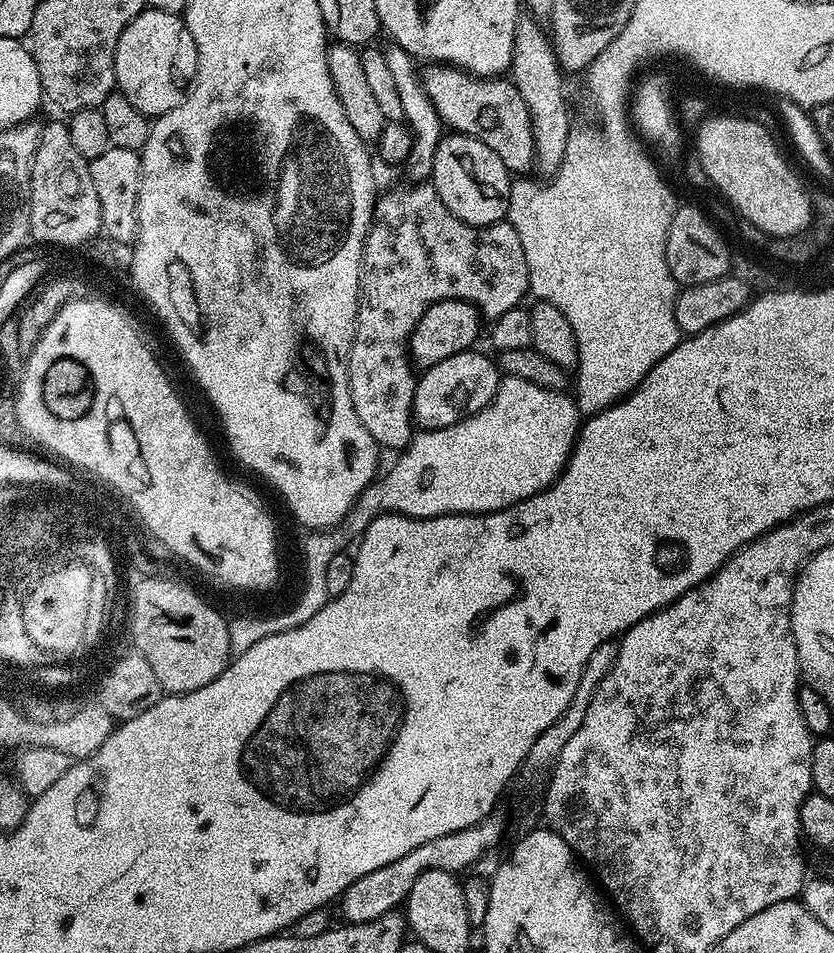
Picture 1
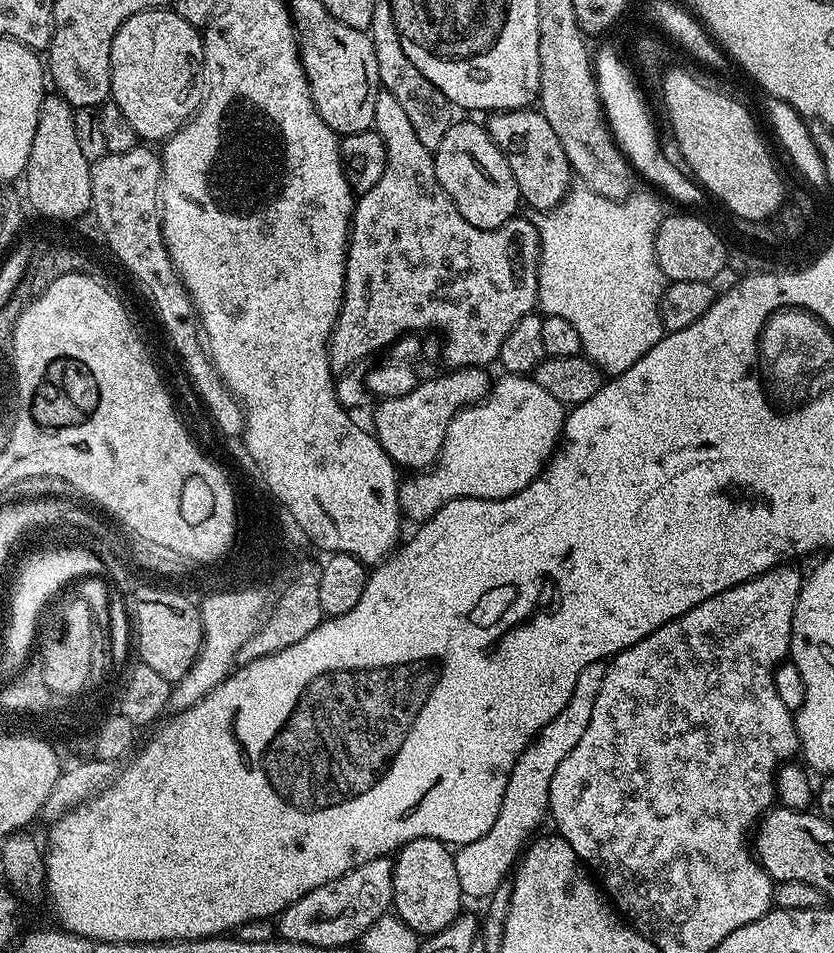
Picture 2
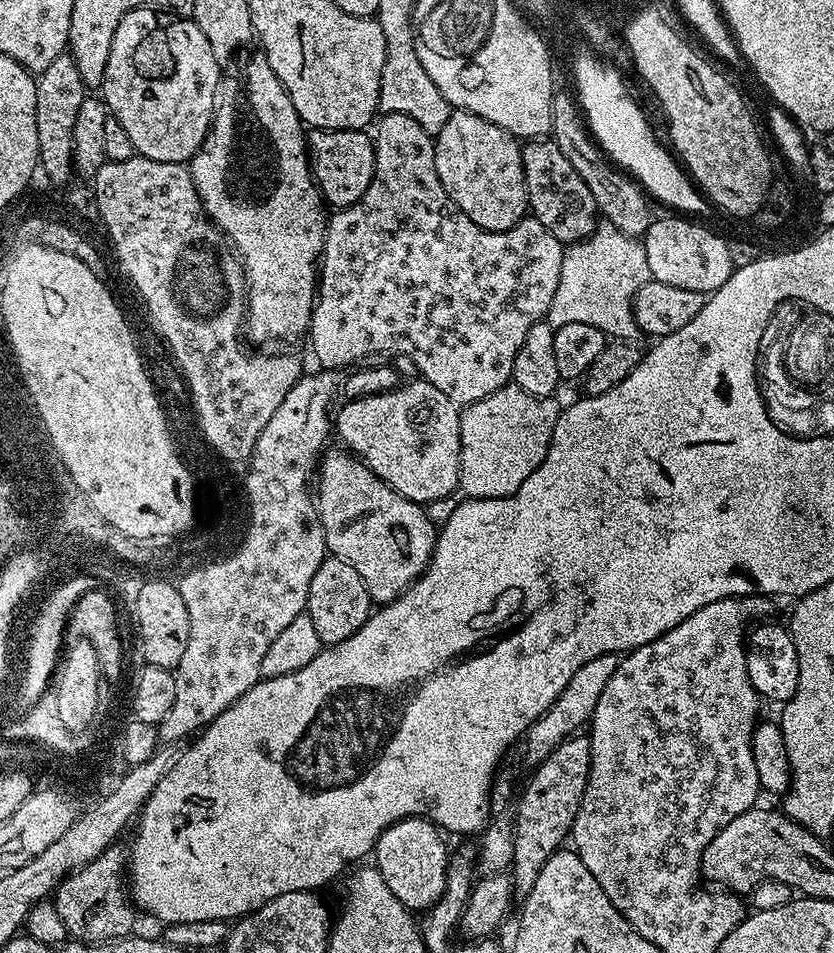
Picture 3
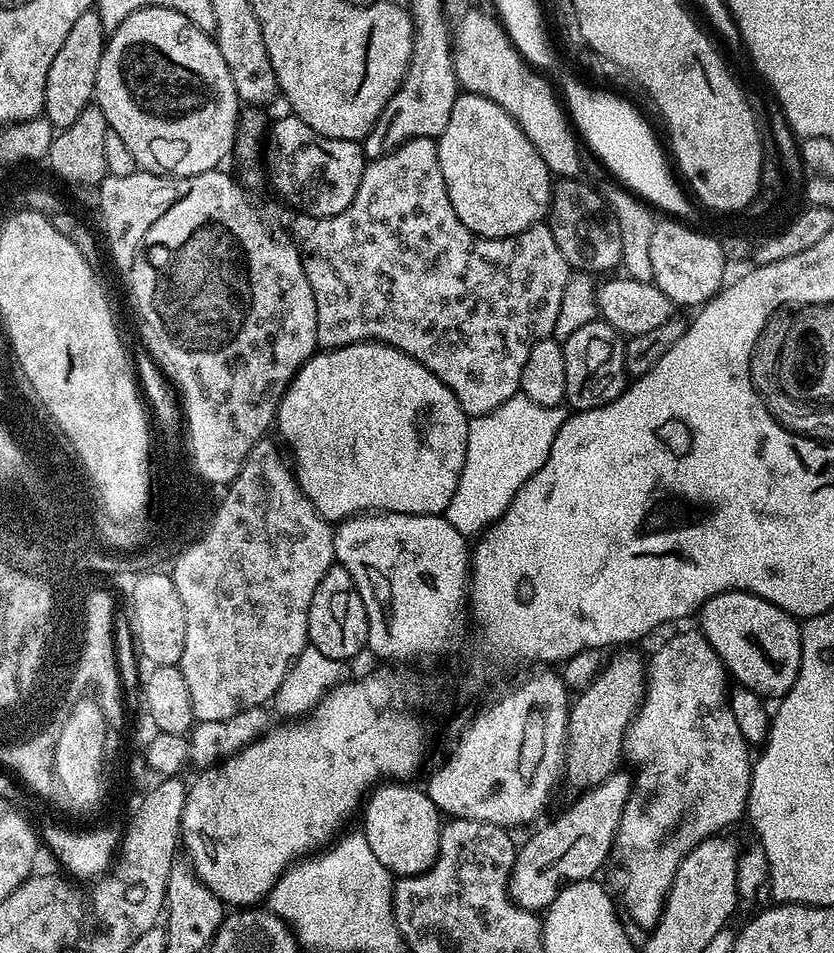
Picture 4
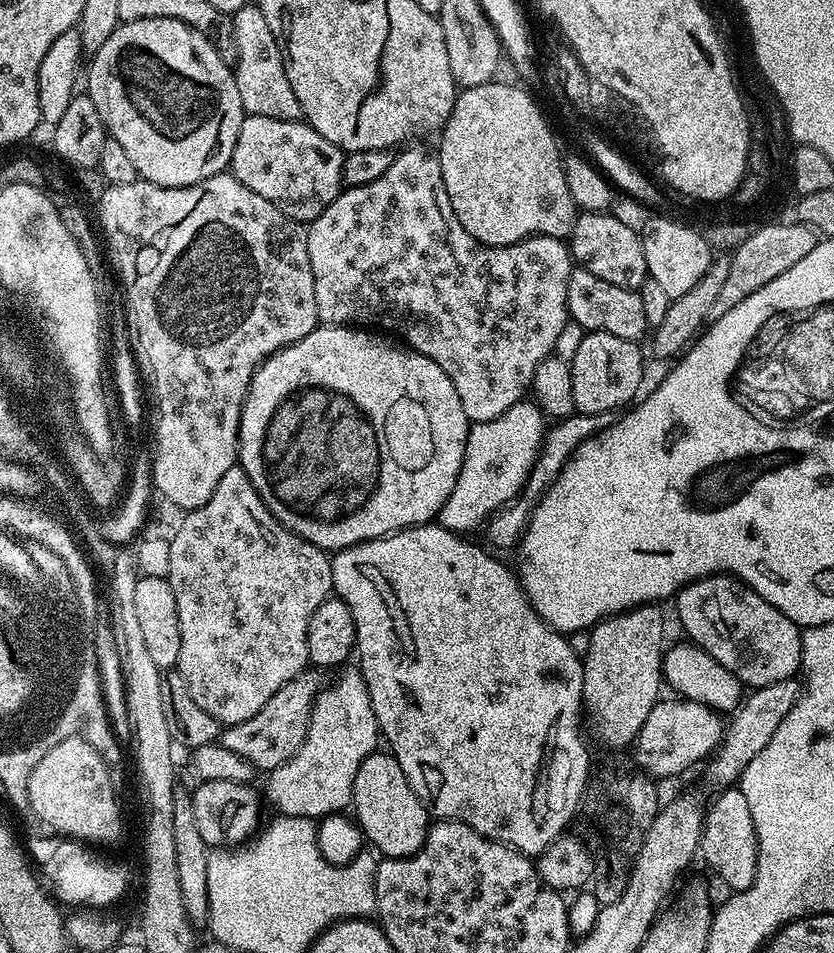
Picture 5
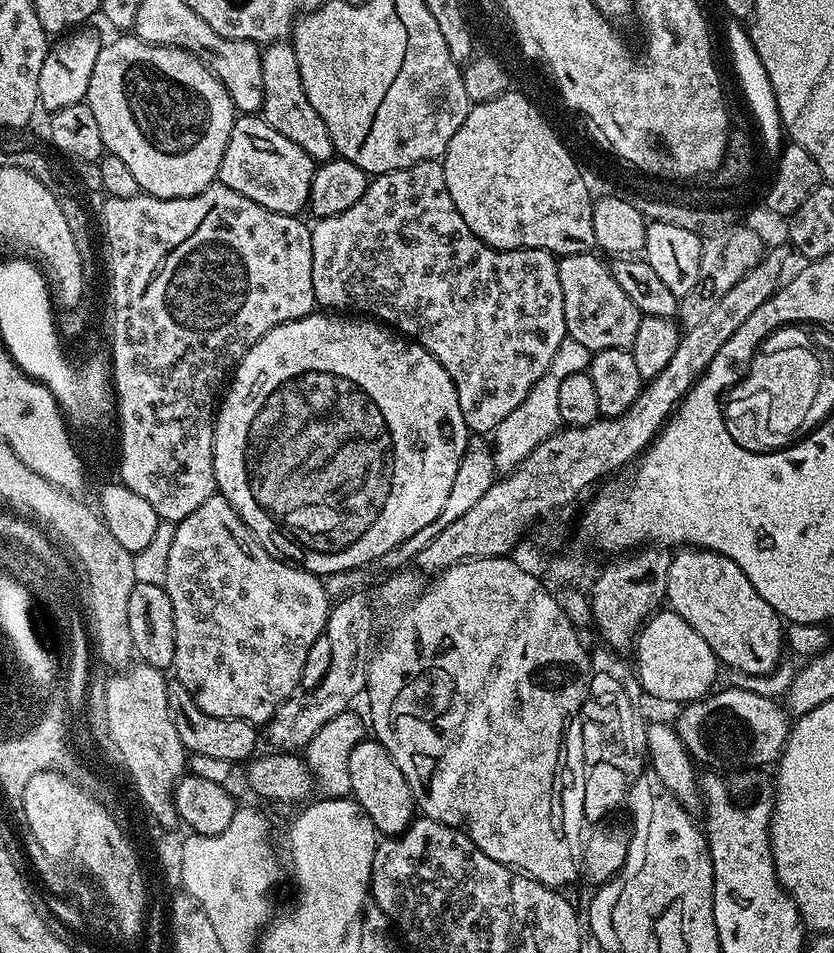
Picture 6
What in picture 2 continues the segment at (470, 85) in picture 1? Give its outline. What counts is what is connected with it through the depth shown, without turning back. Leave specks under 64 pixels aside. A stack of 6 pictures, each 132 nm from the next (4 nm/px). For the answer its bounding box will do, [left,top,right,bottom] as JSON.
[486,107,574,213]

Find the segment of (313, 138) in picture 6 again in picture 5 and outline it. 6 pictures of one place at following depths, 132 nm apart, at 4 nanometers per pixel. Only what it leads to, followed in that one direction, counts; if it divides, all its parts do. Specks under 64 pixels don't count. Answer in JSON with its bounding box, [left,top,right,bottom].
[230,2,301,120]

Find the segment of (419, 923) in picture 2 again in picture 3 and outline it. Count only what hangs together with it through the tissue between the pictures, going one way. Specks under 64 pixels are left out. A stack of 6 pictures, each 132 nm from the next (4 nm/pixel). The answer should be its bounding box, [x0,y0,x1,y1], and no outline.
[374,816,450,910]

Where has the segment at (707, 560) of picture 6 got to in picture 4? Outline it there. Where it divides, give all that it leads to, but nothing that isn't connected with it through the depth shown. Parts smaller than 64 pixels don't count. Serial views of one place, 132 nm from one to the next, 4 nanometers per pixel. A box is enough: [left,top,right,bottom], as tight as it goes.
[698,592,802,698]

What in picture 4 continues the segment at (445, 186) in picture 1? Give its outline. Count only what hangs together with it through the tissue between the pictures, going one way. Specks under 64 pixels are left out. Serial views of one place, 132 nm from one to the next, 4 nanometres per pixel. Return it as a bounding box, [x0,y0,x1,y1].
[436,92,554,240]

